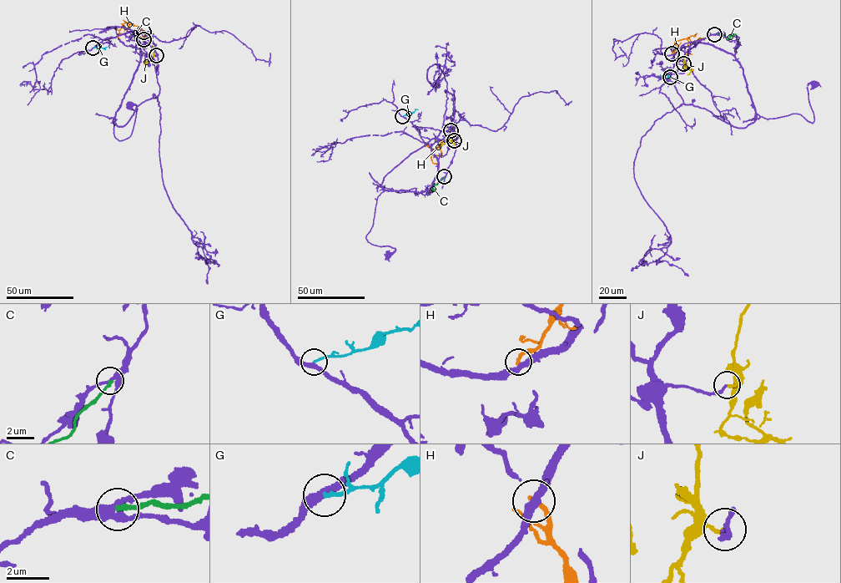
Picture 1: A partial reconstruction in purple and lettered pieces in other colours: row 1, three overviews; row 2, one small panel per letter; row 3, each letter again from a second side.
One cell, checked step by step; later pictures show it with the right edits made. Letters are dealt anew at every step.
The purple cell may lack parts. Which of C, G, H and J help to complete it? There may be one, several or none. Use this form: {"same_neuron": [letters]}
{"same_neuron": ["J"]}

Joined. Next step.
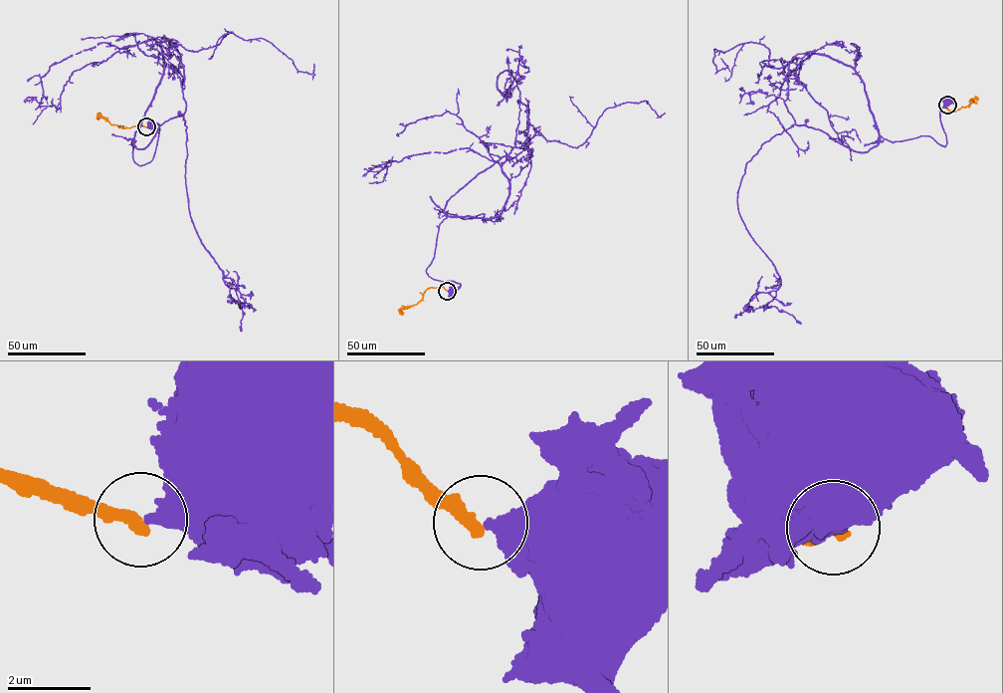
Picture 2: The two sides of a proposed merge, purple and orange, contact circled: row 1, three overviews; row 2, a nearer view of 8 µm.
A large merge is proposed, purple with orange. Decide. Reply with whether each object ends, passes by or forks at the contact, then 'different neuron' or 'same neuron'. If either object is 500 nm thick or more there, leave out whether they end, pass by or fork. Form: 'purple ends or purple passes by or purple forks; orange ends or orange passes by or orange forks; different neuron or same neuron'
different neuron

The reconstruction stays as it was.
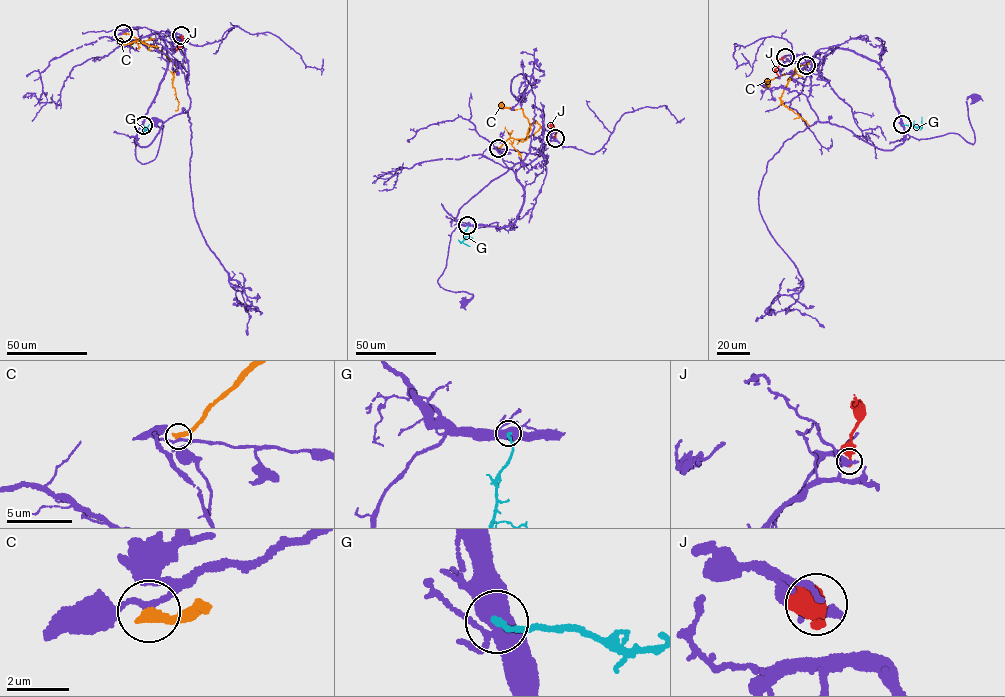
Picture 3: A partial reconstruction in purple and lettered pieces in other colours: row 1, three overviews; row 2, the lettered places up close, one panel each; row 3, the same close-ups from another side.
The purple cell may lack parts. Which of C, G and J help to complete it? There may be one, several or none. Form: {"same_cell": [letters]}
{"same_cell": []}

